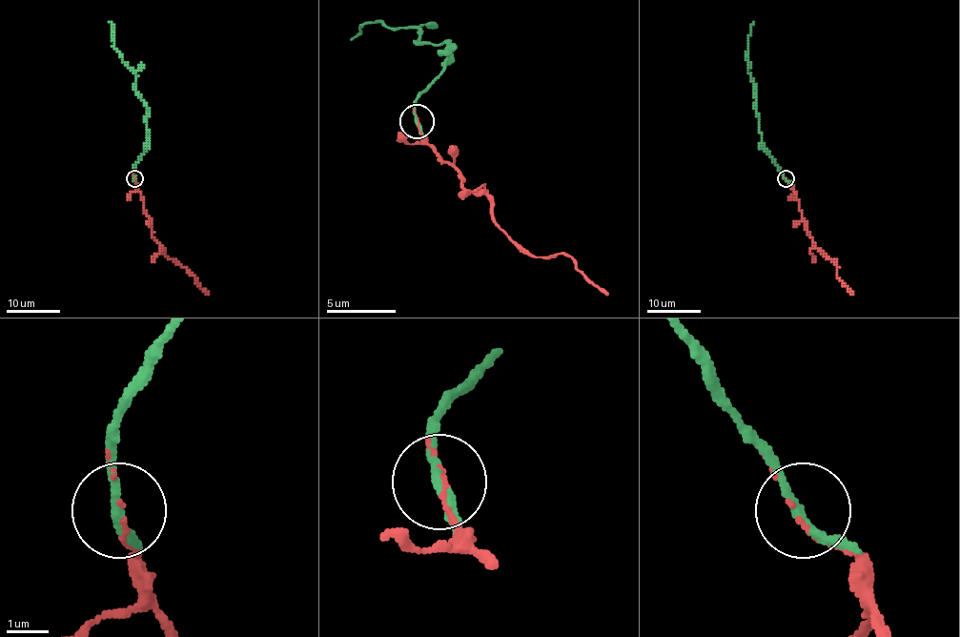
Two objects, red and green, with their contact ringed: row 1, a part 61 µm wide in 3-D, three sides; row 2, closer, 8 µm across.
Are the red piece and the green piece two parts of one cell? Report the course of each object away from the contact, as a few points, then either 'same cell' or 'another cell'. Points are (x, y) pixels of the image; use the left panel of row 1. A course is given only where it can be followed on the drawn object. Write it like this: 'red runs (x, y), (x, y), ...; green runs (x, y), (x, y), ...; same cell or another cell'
red runs (134, 178), (143, 211), (151, 222), (153, 236), (163, 253), (194, 277), (209, 295); green runs (134, 178), (133, 168), (149, 138), (147, 106), (134, 89), (136, 74), (114, 48), (113, 27), (109, 21); same cell

